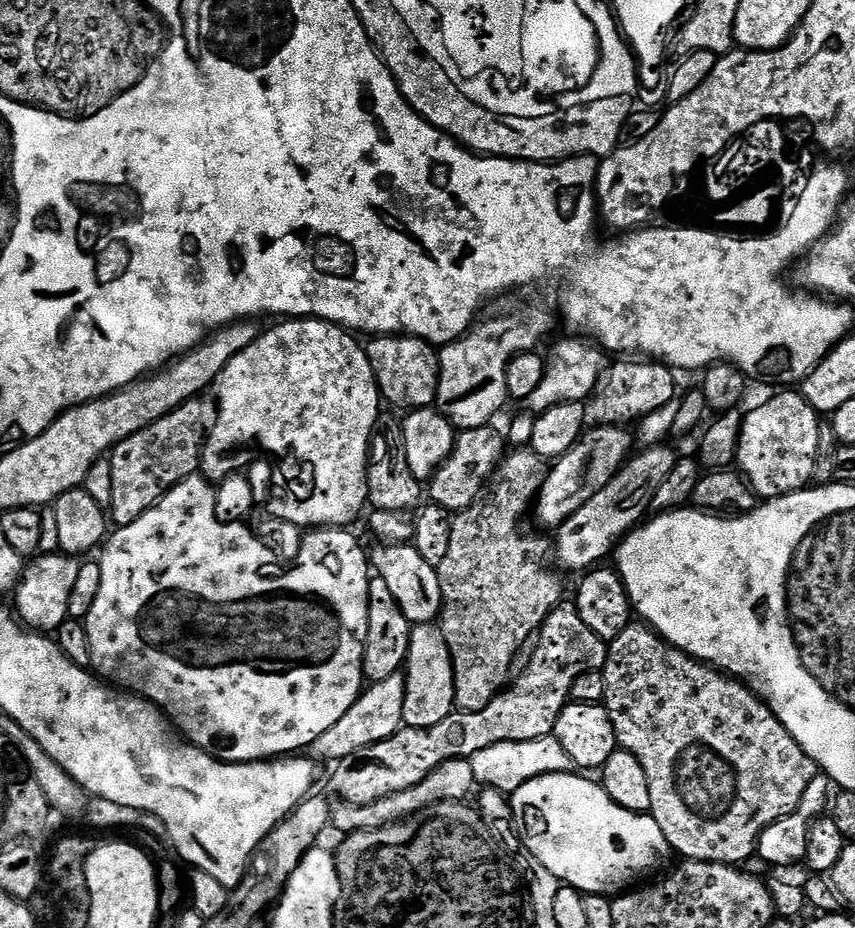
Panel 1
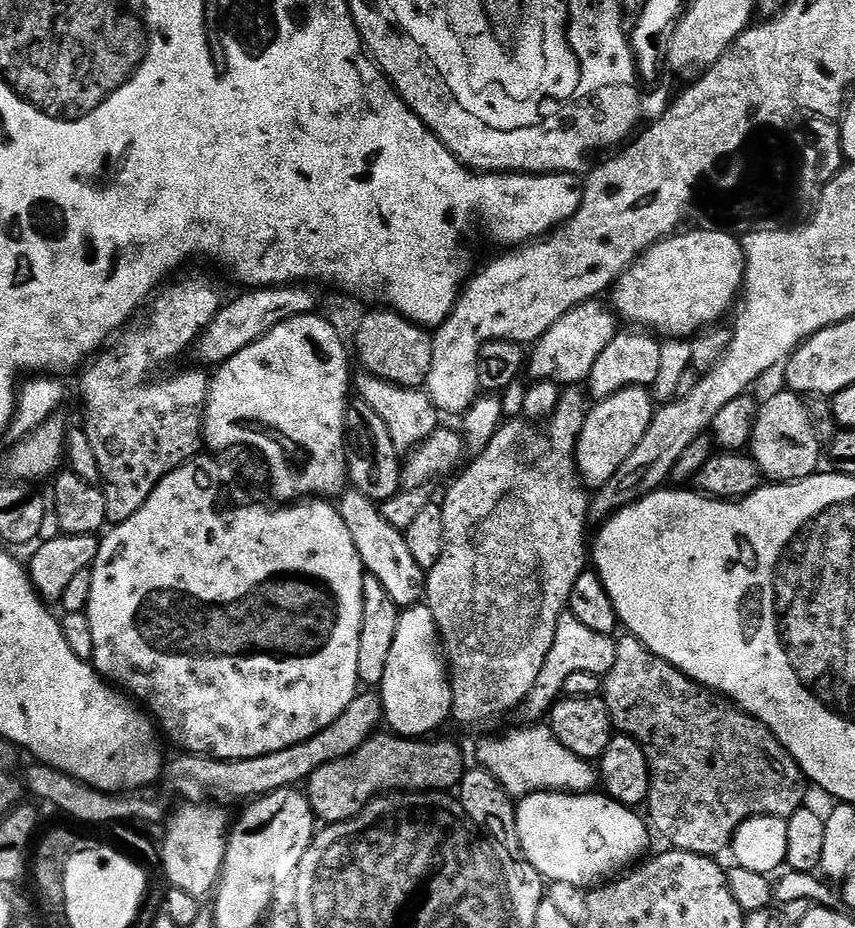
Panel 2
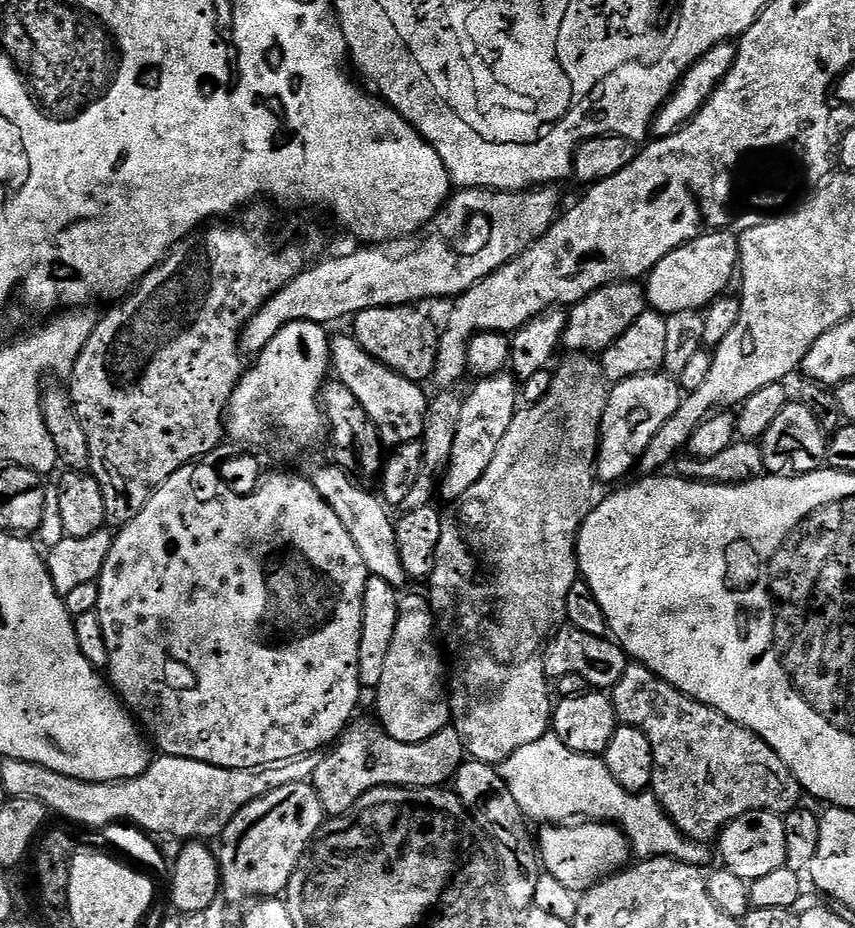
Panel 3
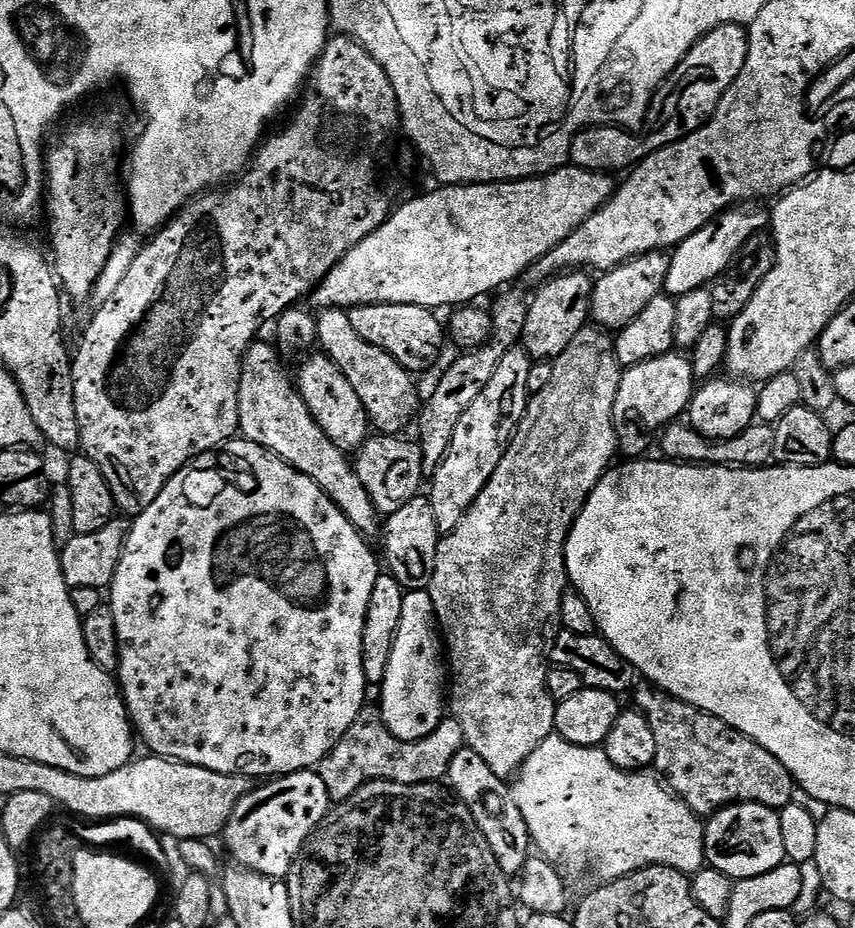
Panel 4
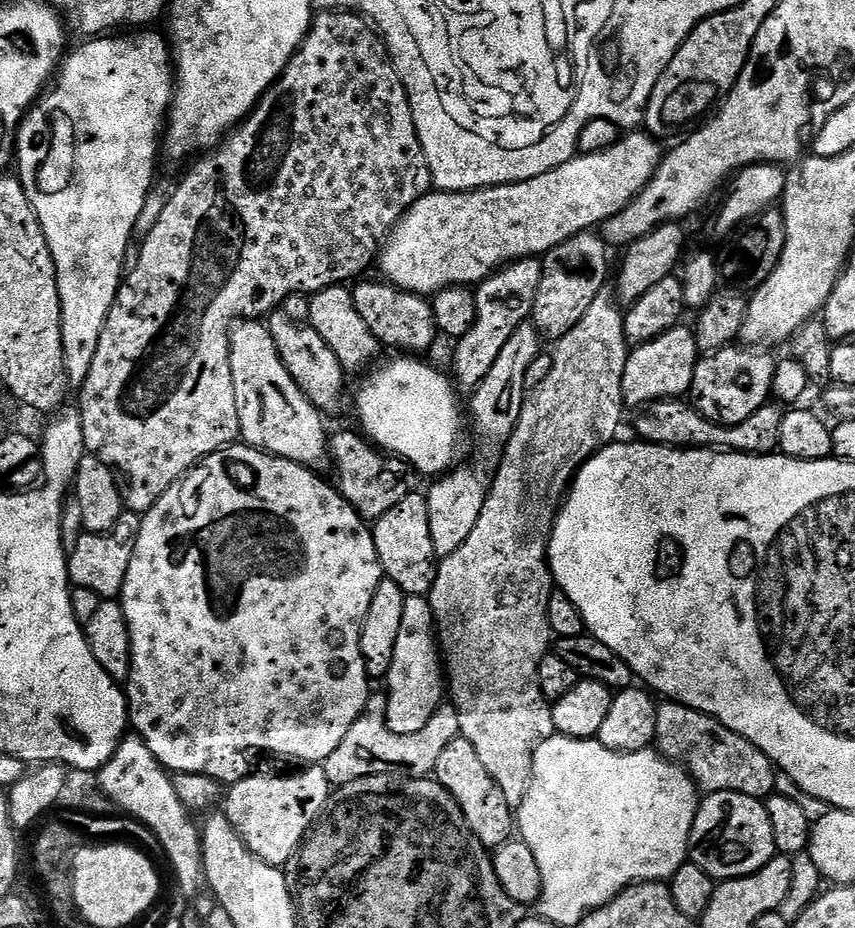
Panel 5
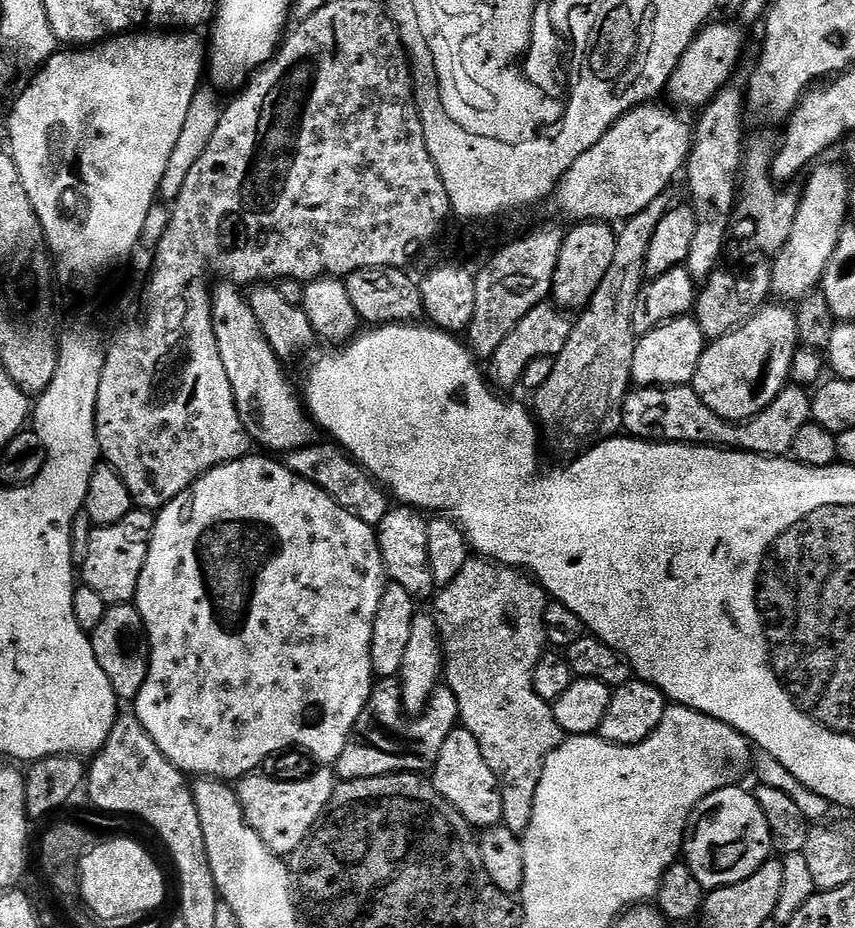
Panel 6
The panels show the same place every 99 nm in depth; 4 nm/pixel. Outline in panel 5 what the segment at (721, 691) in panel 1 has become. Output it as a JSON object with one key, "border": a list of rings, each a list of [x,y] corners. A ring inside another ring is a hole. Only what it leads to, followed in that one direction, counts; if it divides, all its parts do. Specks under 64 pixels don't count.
{"border":[[[664,702],[659,705],[654,744],[660,755],[674,761],[675,764],[681,764],[691,774],[701,793],[737,792],[747,796],[767,798],[776,791],[775,780],[778,769],[764,751],[754,746],[745,736],[734,734],[734,730],[722,726],[722,722],[718,722],[714,717],[685,704]]]}

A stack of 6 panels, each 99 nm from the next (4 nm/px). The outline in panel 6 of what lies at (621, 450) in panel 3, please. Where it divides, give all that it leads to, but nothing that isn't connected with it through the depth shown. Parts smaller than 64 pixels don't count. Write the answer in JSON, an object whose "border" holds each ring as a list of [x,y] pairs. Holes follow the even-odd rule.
{"border":[[[691,315],[679,316],[677,320],[666,322],[637,339],[632,367],[633,381],[641,388],[670,384],[691,385],[705,347],[706,341],[702,330]]]}

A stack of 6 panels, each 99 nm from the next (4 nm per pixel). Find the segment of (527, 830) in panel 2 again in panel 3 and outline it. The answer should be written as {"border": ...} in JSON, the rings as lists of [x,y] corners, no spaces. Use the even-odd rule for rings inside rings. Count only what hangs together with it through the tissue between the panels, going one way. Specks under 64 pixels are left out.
{"border":[[[565,822],[555,826],[544,826],[541,829],[540,836],[538,832],[538,855],[543,871],[549,876],[558,878],[558,882],[562,882],[562,886],[566,886],[571,892],[583,894],[593,884],[600,883],[608,876],[615,876],[629,863],[630,845],[623,832],[615,824],[607,822]]]}

